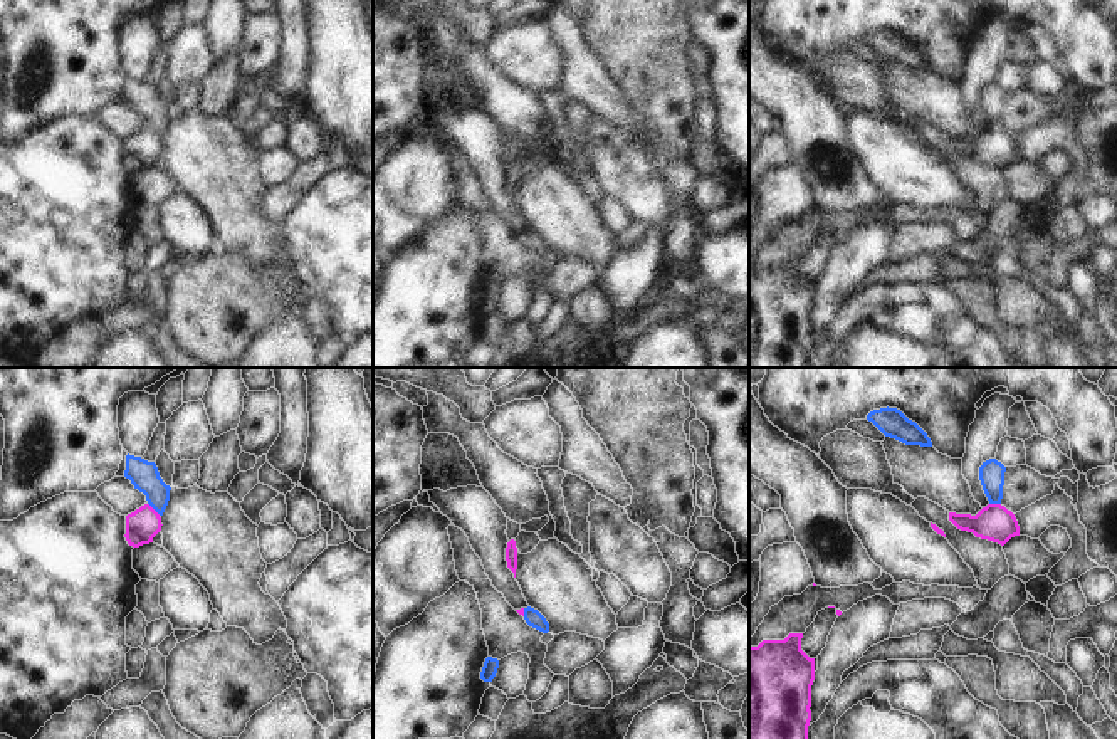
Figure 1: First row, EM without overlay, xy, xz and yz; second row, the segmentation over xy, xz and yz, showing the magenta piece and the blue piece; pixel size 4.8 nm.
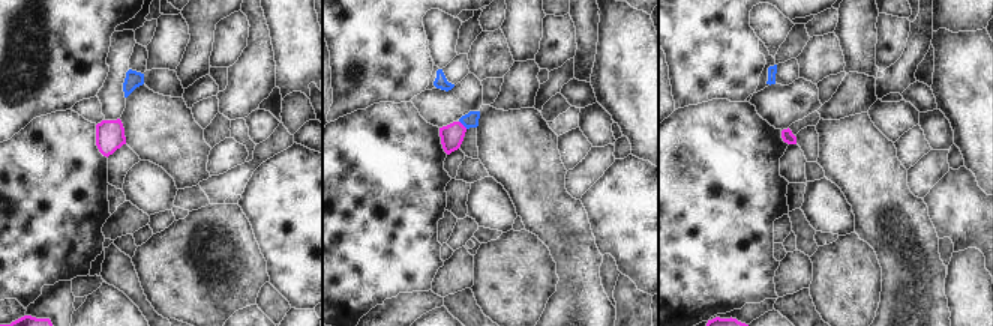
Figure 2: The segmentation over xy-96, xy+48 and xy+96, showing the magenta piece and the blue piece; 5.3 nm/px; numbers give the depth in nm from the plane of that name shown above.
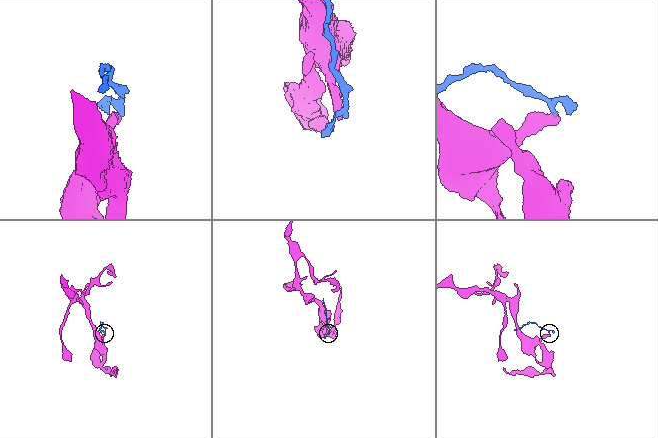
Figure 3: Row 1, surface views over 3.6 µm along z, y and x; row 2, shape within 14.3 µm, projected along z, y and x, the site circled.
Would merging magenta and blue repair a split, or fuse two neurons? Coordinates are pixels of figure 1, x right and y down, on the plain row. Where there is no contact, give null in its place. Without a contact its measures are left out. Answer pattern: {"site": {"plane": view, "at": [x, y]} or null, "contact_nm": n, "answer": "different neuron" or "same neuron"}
{"site": {"plane": "xy", "at": [153, 133]}, "contact_nm": 90, "answer": "different neuron"}

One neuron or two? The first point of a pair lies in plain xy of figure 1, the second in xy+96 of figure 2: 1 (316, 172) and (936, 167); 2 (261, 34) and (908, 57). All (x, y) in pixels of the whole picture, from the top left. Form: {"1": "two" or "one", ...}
{"1": "one", "2": "two"}

